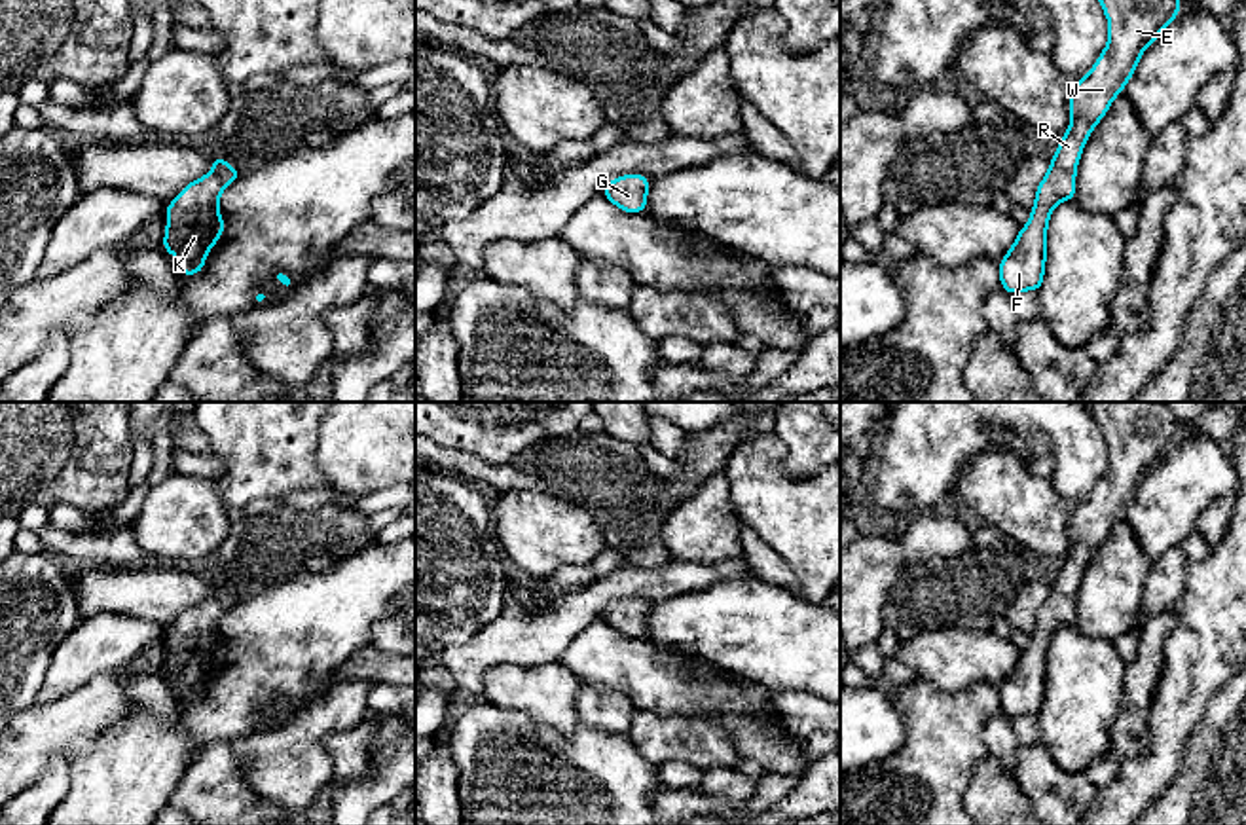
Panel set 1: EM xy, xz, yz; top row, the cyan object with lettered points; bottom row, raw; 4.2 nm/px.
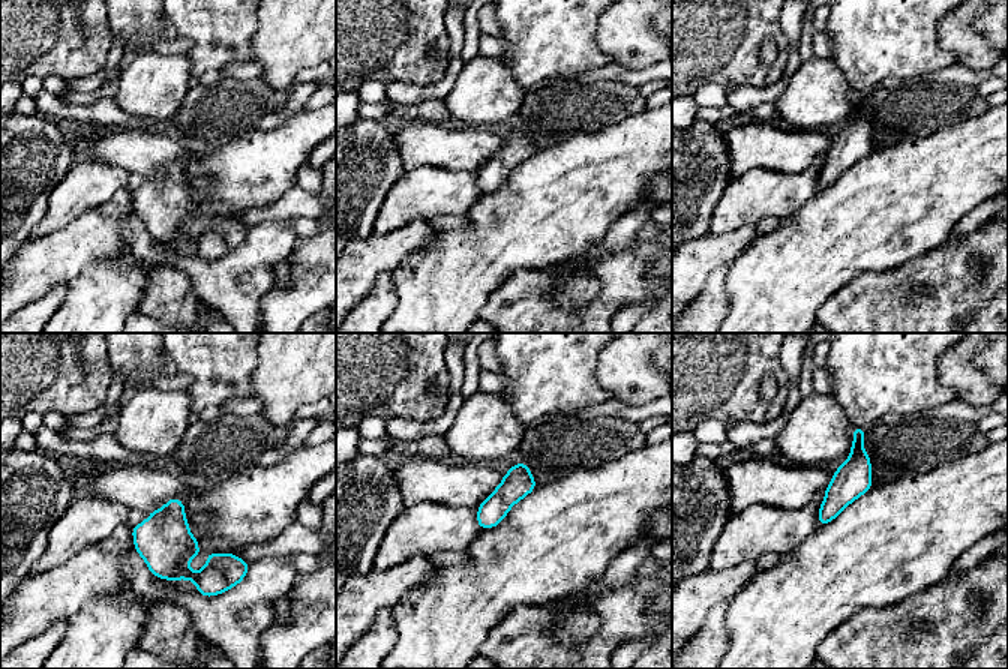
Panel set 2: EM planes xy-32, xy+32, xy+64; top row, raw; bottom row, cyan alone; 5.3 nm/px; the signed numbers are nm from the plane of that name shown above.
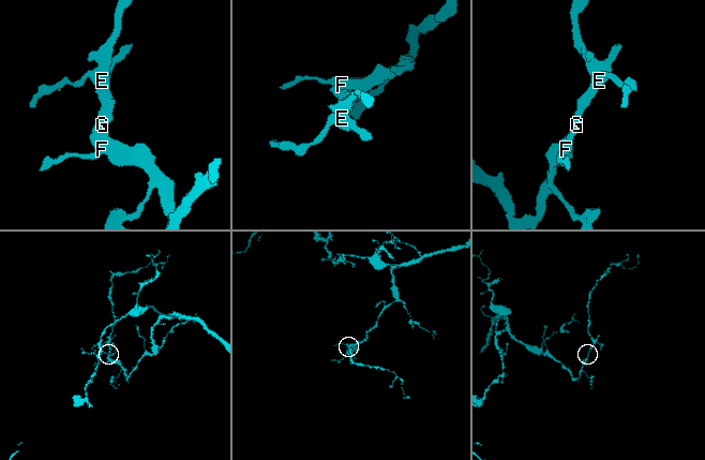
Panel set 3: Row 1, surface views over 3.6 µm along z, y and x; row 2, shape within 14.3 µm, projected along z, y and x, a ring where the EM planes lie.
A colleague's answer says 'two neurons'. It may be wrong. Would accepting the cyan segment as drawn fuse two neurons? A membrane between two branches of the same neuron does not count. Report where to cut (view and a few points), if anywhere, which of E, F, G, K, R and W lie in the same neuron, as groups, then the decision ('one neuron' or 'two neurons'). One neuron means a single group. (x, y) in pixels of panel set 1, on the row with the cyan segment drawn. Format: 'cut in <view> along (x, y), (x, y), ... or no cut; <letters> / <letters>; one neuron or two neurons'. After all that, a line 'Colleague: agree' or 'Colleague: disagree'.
no cut; E F G K R W; one neuron
Colleague: disagree

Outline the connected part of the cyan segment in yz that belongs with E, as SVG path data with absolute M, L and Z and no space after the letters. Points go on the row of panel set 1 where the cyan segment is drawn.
M1100 0L1100 4L1109 21L1108 46L1090 72L1075 82L1070 97L1070 129L1035 190L1030 222L1020 228L1015 245L999 262L999 284L1009 294L1039 290L1047 258L1047 222L1056 203L1075 199L1075 169L1090 131L1134 74L1142 51L1182 9L1180 0Z

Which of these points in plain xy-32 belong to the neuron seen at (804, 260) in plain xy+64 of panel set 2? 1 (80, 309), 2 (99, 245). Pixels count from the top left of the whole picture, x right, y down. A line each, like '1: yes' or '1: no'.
1: yes
2: no

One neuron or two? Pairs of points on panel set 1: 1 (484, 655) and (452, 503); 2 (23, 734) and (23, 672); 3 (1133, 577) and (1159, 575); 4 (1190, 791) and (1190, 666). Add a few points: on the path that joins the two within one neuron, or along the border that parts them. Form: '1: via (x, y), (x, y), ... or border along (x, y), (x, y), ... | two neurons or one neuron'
1: border along (507, 600), (505, 607), (469, 640), (440, 653) | two neurons
2: border along (36, 702), (19, 712) | two neurons
3: border along (1154, 564), (1136, 619) | two neurons
4: border along (1214, 696), (1188, 736), (1182, 765), (1172, 776) | two neurons

